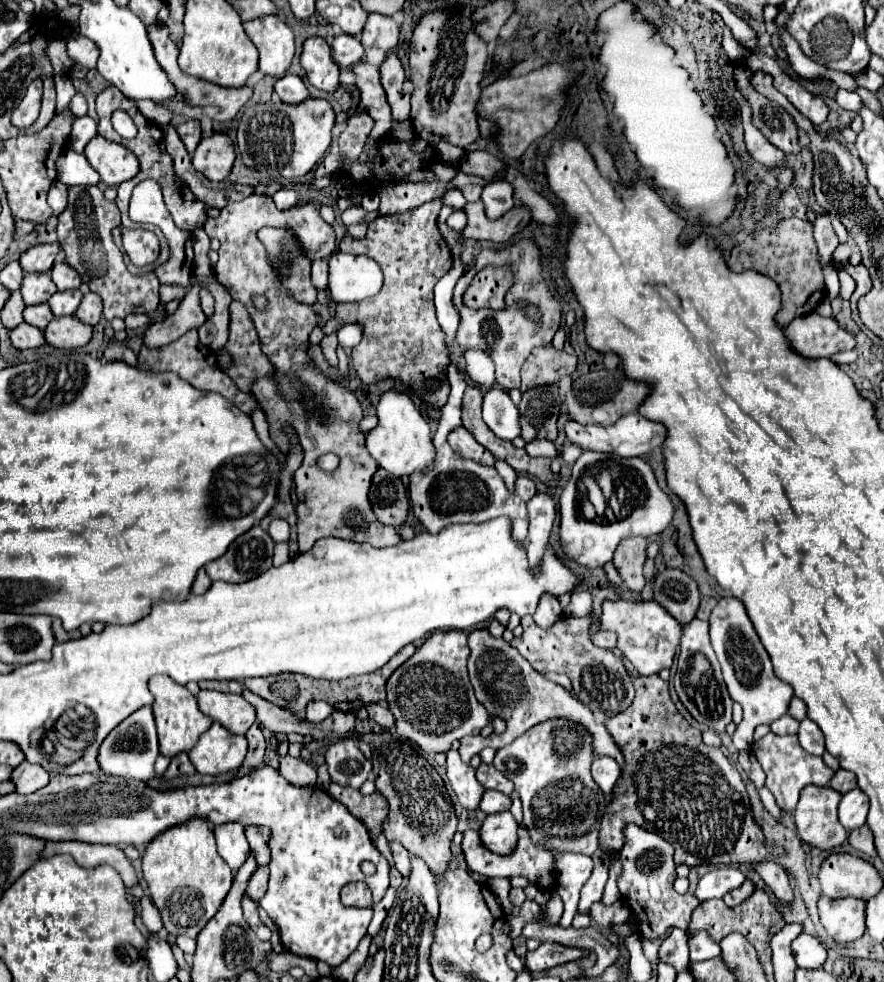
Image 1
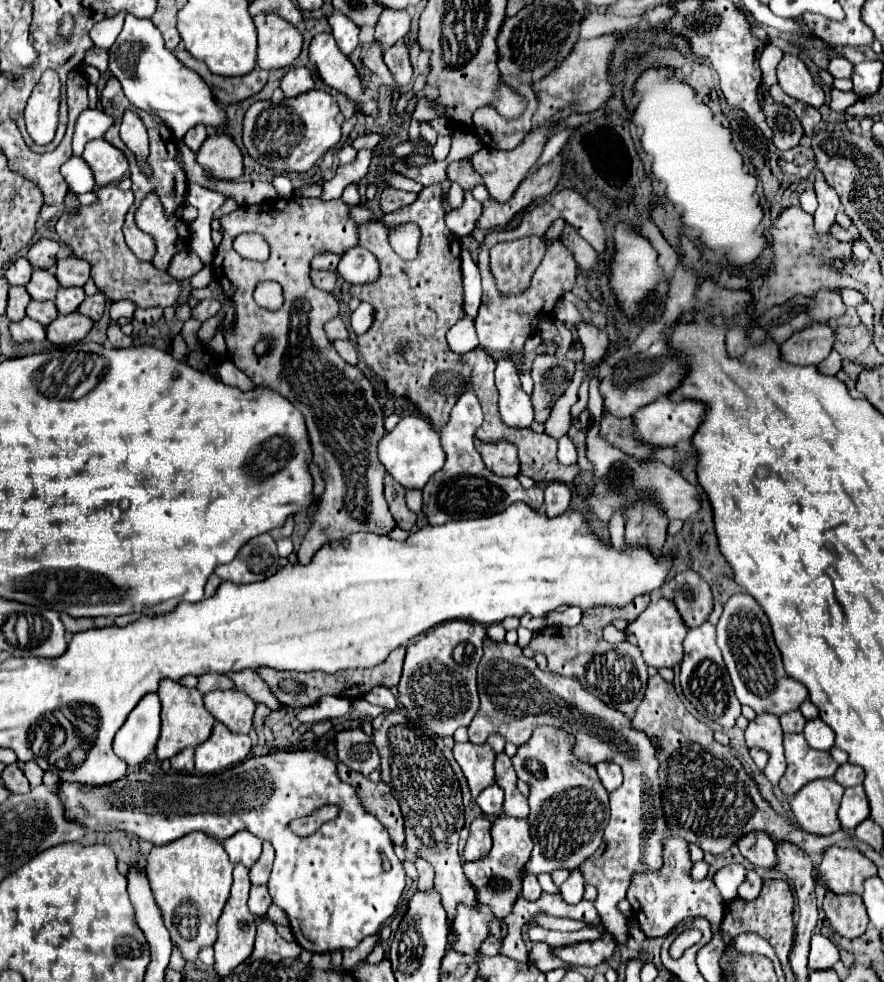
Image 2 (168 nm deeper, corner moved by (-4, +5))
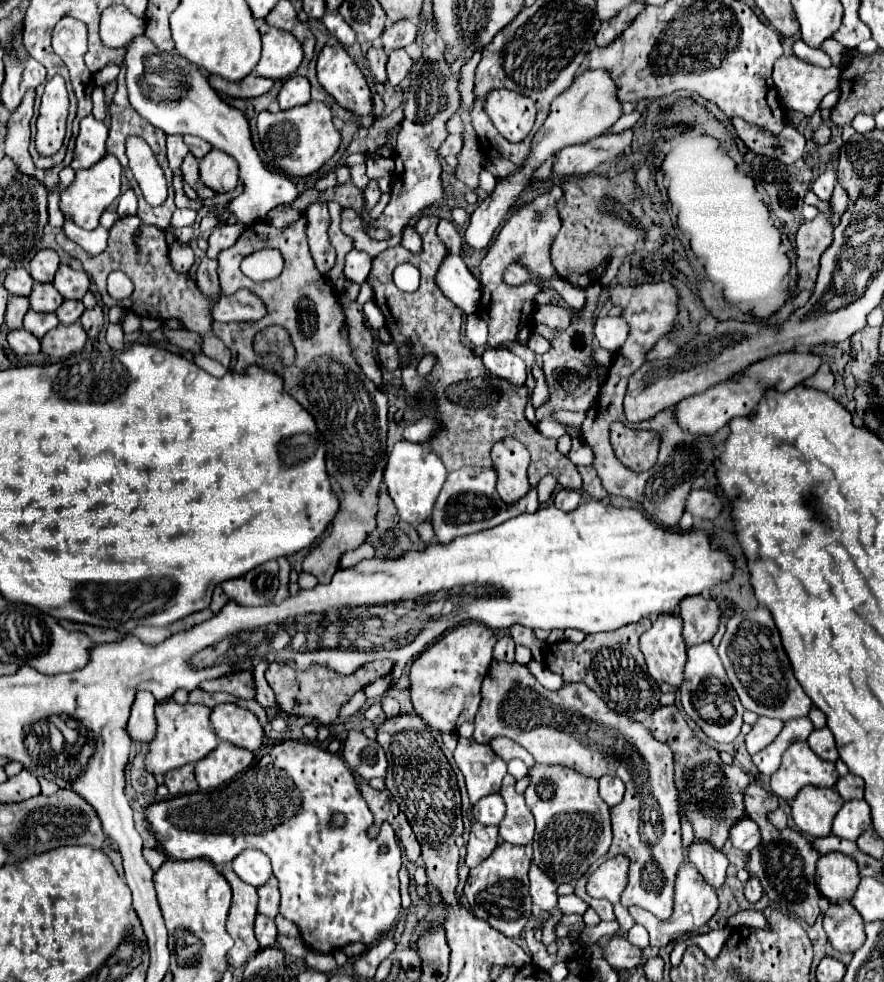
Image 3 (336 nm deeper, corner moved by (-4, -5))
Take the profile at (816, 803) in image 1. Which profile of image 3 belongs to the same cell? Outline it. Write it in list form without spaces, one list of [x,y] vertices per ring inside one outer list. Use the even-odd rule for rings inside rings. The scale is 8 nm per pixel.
[[[806,786],[792,800],[792,818],[802,834],[824,838],[832,832],[832,822],[844,800],[834,788]]]

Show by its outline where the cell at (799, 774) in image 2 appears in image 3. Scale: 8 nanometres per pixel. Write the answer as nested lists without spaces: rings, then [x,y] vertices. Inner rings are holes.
[[[794,742],[782,756],[780,768],[772,774],[770,788],[782,800],[794,800],[804,786],[832,788],[838,780],[836,766],[818,758],[806,742]]]

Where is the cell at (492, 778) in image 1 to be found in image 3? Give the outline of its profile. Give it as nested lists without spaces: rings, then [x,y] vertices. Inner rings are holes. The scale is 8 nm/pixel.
[[[506,774],[504,782],[502,782],[502,790],[500,790],[500,796],[506,802],[506,816],[498,826],[500,838],[504,842],[528,846],[534,836],[534,816],[528,810],[524,796],[514,790],[514,784],[516,784],[514,776]]]

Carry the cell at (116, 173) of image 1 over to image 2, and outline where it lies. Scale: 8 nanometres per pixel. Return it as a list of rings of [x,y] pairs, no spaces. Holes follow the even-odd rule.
[[[104,138],[88,142],[82,158],[90,166],[98,188],[108,186],[112,182],[118,182],[128,172],[126,156],[116,146],[106,142]]]

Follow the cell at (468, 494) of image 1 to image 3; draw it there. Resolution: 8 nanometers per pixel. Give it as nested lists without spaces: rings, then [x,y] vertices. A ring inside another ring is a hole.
[[[464,466],[458,472],[450,472],[434,506],[432,512],[432,526],[436,532],[438,542],[450,542],[458,536],[466,536],[472,532],[480,532],[492,526],[502,524],[504,520],[510,520],[522,512],[536,512],[540,506],[536,498],[536,490],[532,488],[526,498],[520,498],[520,502],[506,504],[498,492],[496,492],[496,472],[484,472],[482,468]]]

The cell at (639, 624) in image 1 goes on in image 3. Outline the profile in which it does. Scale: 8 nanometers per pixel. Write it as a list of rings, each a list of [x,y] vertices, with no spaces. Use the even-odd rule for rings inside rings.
[[[660,614],[652,628],[640,636],[640,650],[646,658],[648,674],[656,682],[680,686],[684,680],[686,642],[682,638],[682,618]]]

